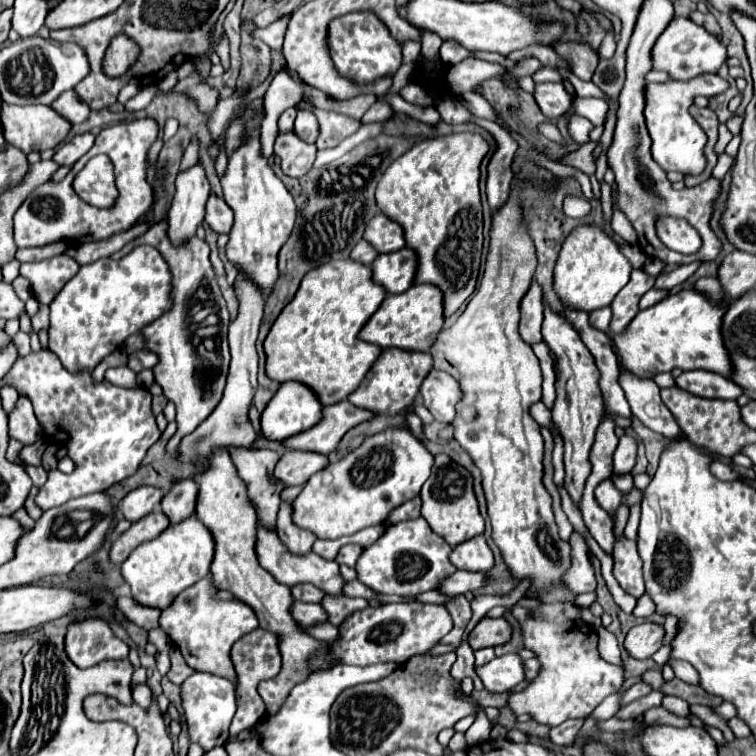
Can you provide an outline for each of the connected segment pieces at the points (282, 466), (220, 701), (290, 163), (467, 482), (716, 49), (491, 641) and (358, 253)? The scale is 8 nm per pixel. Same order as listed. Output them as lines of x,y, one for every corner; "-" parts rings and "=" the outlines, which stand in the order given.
288,449
280,461
276,463
274,477
284,481
288,487
302,485
314,475
316,471
324,469
328,465
328,455
312,453
312,451
294,451
=
194,673
182,683
182,705
190,741
202,745
204,751
223,746
228,740
228,727
236,713
236,685
224,677
208,677
208,673
=
282,131
276,139
274,153
280,155
282,159
282,171
288,177
304,177
316,159
316,145
304,143
302,139
296,137
294,131
=
436,453
434,455
434,467
430,479
422,487
422,517
428,521
428,525
442,535
452,547
456,547
462,541
468,541
484,531
484,519
478,509
478,501
474,495
472,485
472,473
454,463
448,455
=
674,17
666,31
660,35
652,49
652,61
654,69
668,71
672,79
692,79
700,73
718,73
720,65
726,61
726,49
712,33
708,33
704,27
696,25
690,19
=
500,617
500,619
482,619
472,633
468,635
468,643
474,651
484,649
484,647
496,647
508,643
512,637
512,627
510,623
=
362,239
362,241
352,249
352,255
350,255
350,257
356,259
356,261
360,261
360,263
364,263
364,265
372,265
374,259
378,257
378,251
376,251
366,239

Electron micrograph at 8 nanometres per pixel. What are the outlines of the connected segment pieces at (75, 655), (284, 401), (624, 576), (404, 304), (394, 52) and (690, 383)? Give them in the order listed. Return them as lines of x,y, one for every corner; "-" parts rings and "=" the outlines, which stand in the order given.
98,617
74,623
68,627
66,637
66,655
76,663
76,667
92,667
106,659
124,659
128,657
128,645
120,641
112,629
=
282,383
262,413
262,433
266,439
282,443
320,423
322,407
318,395
304,383
=
624,535
616,537
612,559
614,559
614,577
618,579
620,587
630,595
640,597
644,593
644,579
642,579
642,561
636,551
636,541
626,539
=
416,283
408,291
398,295
388,295
370,321
362,327
360,339
378,345
380,349
398,347
408,351
430,351
440,329
444,325
442,311
442,291
430,283
=
348,13
334,19
328,29
330,55
336,69
358,83
372,83
376,77
394,75
398,71
402,63
402,49
400,43
394,41
396,39
374,13
=
702,369
682,371
682,375
676,377
676,385
706,399
738,399
742,395
742,387
732,379

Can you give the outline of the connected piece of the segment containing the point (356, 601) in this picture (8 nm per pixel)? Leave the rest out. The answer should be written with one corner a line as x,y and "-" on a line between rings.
325,595
320,604
328,614
328,621
339,626
344,619
356,610
362,610
369,604
361,597
344,597

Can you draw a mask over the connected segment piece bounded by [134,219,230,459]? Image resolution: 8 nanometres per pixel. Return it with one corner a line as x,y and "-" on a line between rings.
164,219
160,223
156,223
146,235
138,237
134,241
134,245
150,245
150,247
158,249
162,253
162,257
166,259
170,273
172,273
172,293
170,293
172,295
172,309
166,311
166,315
160,315
154,323
146,325
140,333
144,337
146,349
158,357
158,363
152,367
154,379
162,387
164,397
168,401
172,401
176,405
176,411
178,411
178,415
176,415
178,431
166,447
166,455
170,459
176,459
178,457
178,445
180,445
182,437
188,435
194,427
198,427
214,411
214,407
220,403
220,397
222,397
222,391
226,385
228,365
230,365
230,351
228,351
228,323
230,323
230,319
228,319
226,301
222,299
220,285
216,281
214,269
212,269
210,259
208,259
208,253
210,253
208,243
194,237
186,245
174,247
170,243
170,239
166,237
166,229
168,227
166,227
166,219

